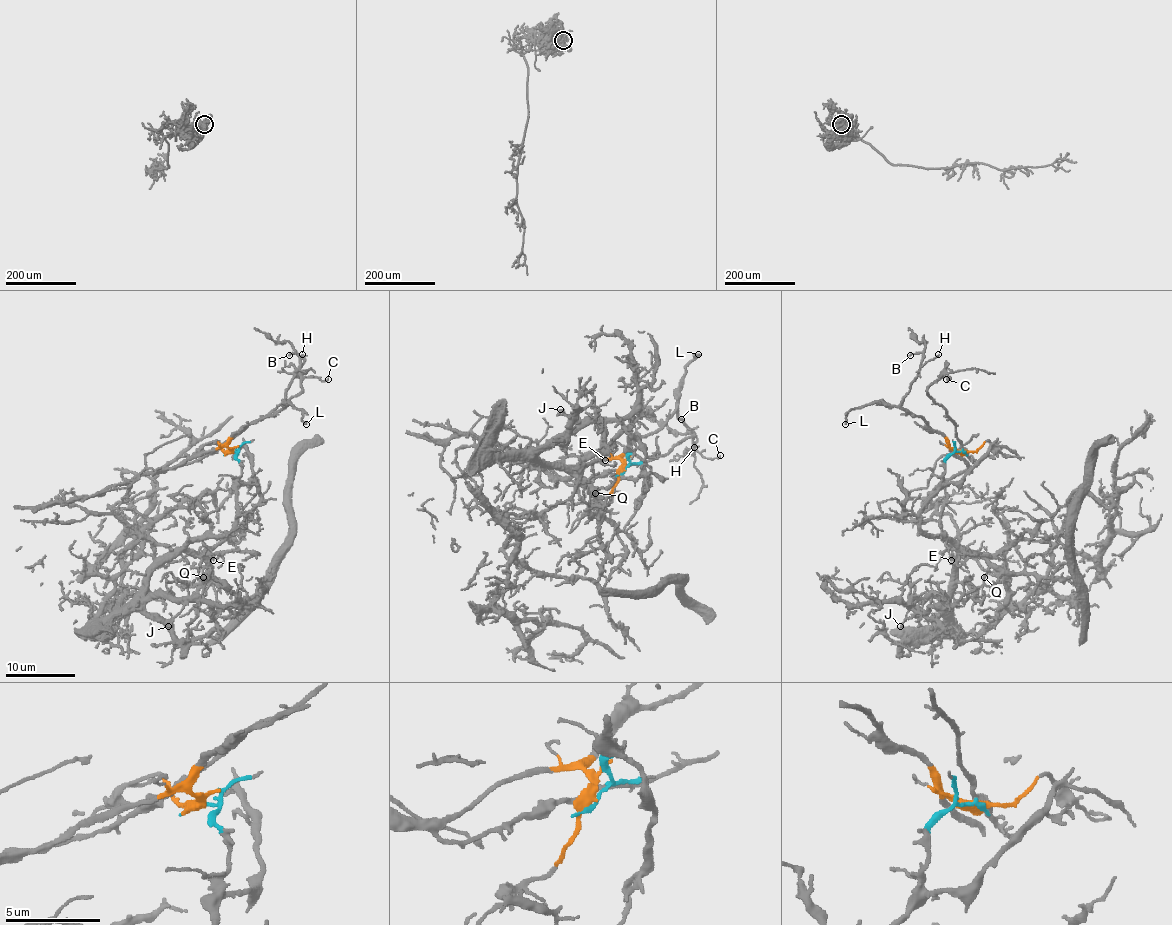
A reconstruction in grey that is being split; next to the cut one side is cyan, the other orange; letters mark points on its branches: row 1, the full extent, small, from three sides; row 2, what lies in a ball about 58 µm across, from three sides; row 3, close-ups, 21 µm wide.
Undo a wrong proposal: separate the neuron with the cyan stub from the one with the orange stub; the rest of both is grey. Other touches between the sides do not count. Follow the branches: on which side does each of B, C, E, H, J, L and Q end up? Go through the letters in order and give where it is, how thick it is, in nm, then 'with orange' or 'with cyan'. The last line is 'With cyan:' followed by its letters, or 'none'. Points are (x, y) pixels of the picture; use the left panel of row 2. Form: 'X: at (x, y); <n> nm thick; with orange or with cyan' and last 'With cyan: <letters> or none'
B: at (289, 355); 120 nm thick; with orange
C: at (328, 379); 130 nm thick; with orange
E: at (213, 560); 160 nm thick; with cyan
H: at (302, 354); 150 nm thick; with orange
J: at (168, 626); 180 nm thick; with cyan
L: at (306, 424); 160 nm thick; with orange
Q: at (203, 577); 160 nm thick; with cyan
With cyan: E, J, Q

